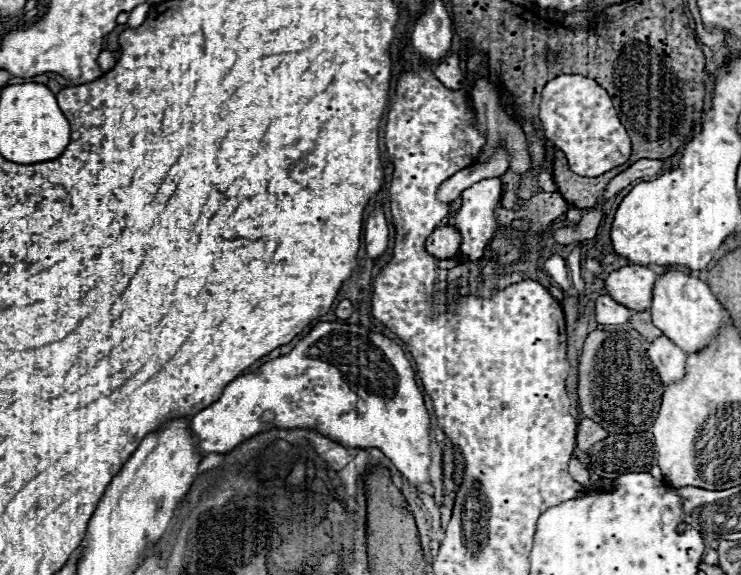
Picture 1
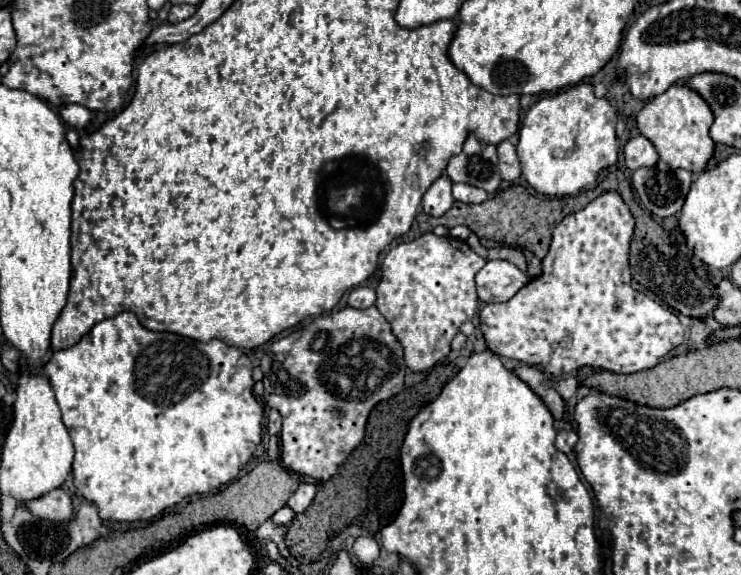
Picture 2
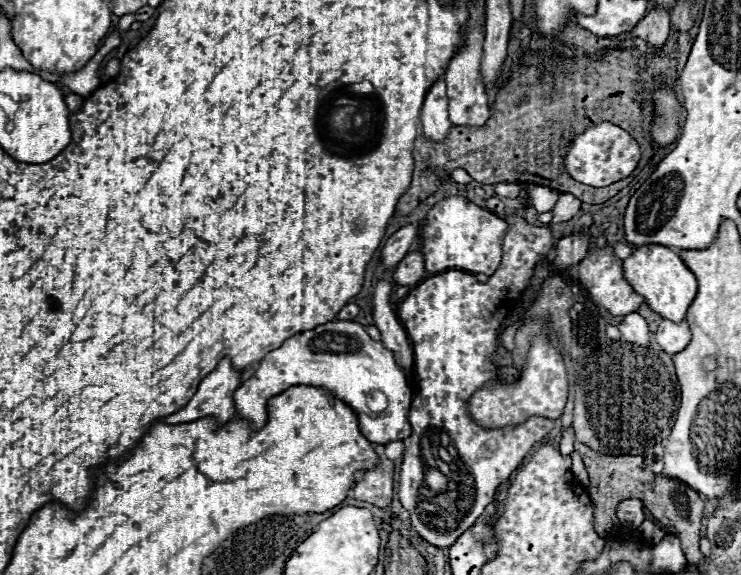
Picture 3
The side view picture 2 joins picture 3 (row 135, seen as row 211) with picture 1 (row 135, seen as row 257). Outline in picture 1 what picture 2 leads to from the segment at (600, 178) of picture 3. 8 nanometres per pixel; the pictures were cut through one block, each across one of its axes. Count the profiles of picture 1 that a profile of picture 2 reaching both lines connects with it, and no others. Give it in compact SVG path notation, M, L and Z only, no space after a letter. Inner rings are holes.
M570 74L550 80L542 92L538 116L542 120L546 138L566 154L570 170L584 178L602 176L630 158L630 136L620 124L606 90L600 88L592 78Z

